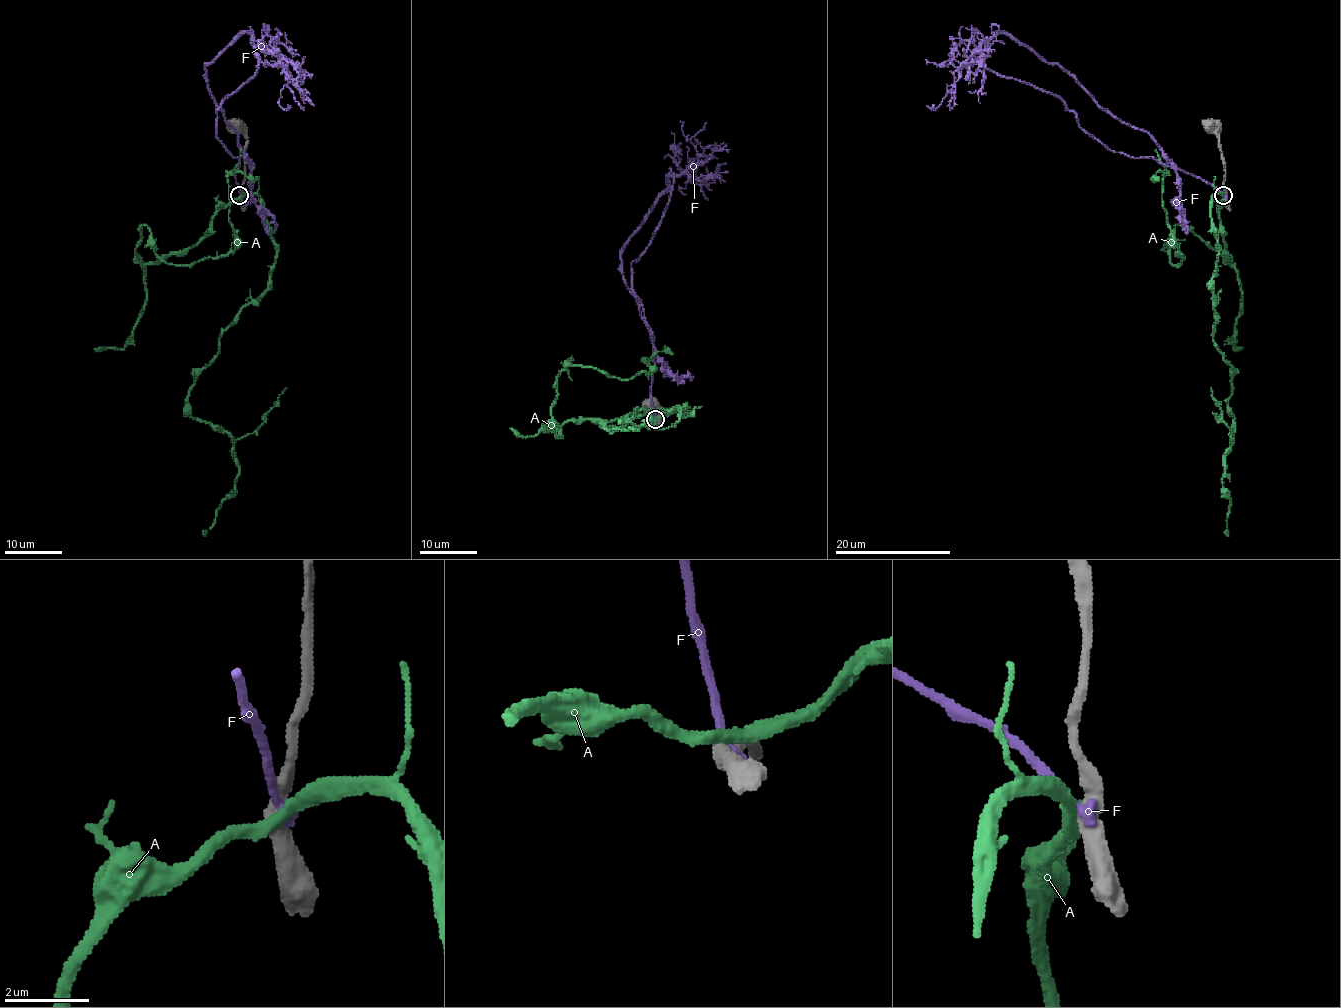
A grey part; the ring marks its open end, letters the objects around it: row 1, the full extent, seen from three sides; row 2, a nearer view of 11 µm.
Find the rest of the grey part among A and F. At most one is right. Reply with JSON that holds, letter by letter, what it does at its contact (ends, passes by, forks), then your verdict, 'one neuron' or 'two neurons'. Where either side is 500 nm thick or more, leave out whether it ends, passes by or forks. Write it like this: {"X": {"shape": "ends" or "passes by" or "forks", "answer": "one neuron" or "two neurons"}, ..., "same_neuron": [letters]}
{"A": {"shape": "passes by", "answer": "two neurons"}, "F": {"shape": "ends", "answer": "two neurons"}, "same_neuron": []}

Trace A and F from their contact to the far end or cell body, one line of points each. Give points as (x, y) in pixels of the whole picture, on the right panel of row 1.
A: (1224, 196), (1212, 198), (1211, 220), (1219, 254), (1212, 338), (1231, 367), (1234, 417), (1222, 488), (1227, 536)
F: (1225, 196), (1150, 156), (1110, 150), (1056, 95), (972, 52), (1001, 32), (1144, 130), (1173, 166), (1185, 230)

